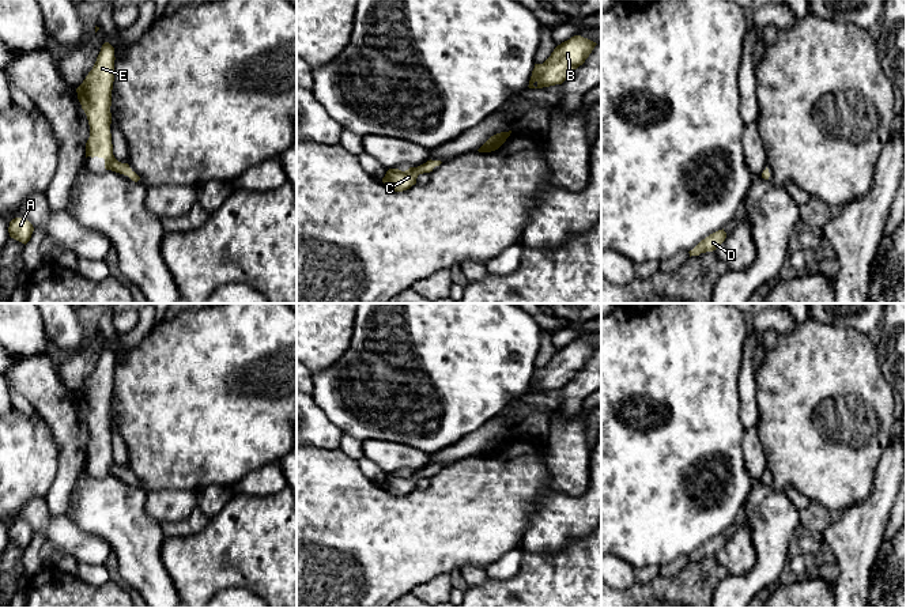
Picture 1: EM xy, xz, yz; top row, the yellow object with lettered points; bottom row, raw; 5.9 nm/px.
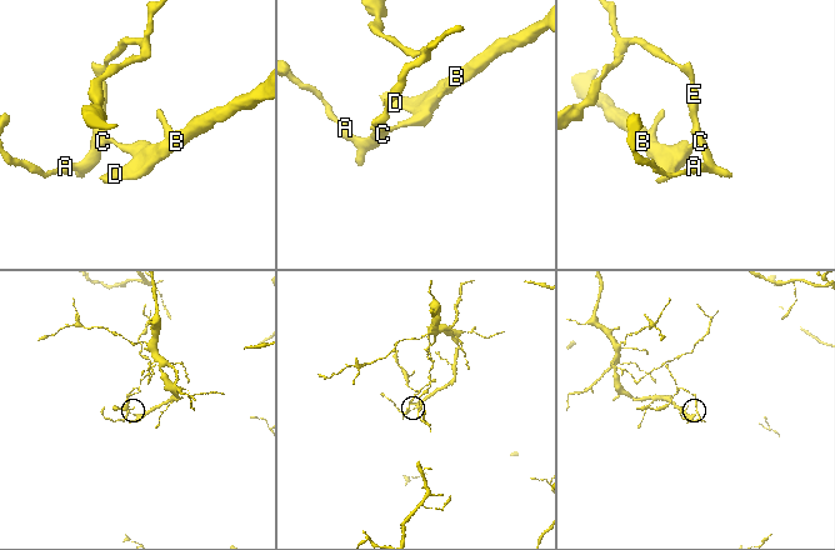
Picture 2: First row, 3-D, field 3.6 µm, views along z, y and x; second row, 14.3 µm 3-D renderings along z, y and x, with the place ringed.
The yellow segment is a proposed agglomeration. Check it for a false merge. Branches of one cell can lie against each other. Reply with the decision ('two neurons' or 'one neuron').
one neuron

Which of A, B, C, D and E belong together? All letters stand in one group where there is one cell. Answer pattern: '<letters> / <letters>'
A B C D E

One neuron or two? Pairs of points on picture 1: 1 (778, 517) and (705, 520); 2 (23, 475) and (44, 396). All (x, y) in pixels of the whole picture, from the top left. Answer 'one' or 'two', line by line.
1: two
2: two

